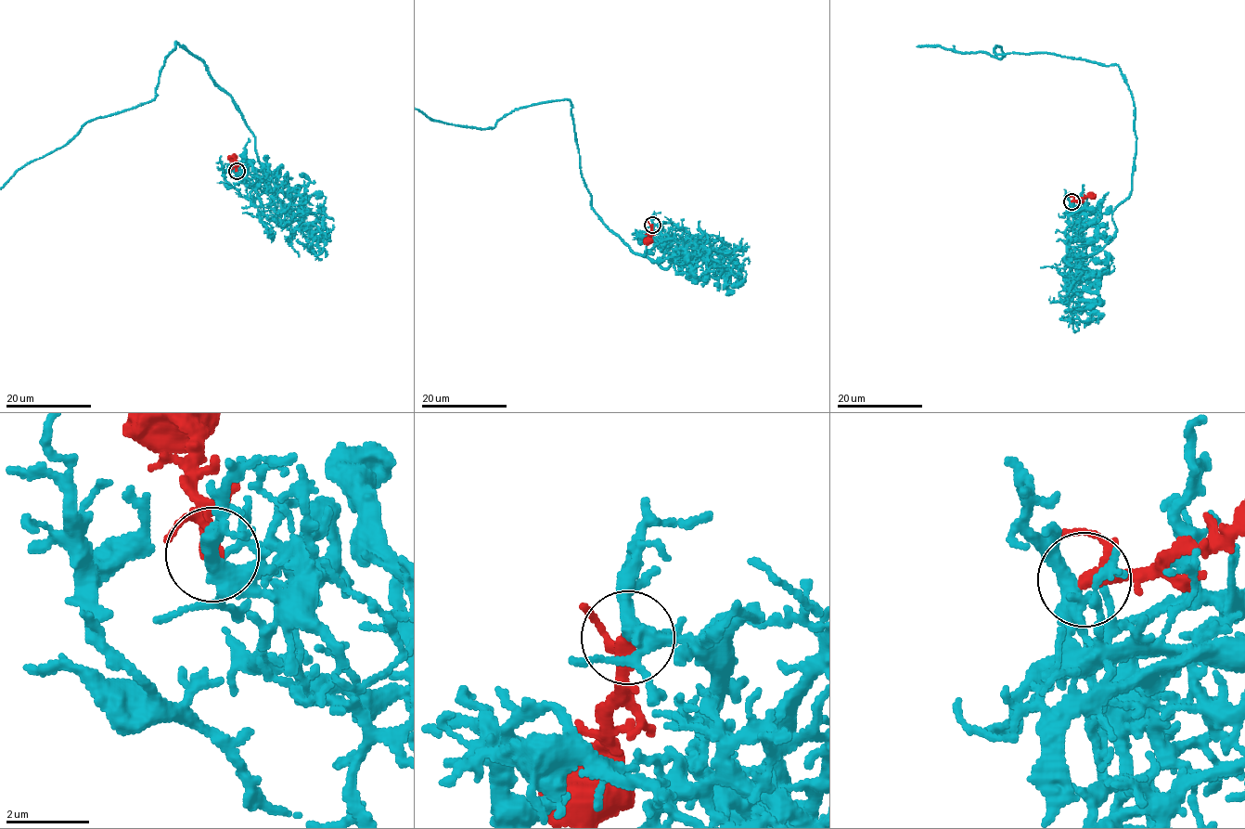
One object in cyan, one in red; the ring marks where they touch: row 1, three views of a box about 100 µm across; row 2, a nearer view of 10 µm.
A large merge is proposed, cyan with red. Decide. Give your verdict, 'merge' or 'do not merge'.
merge

